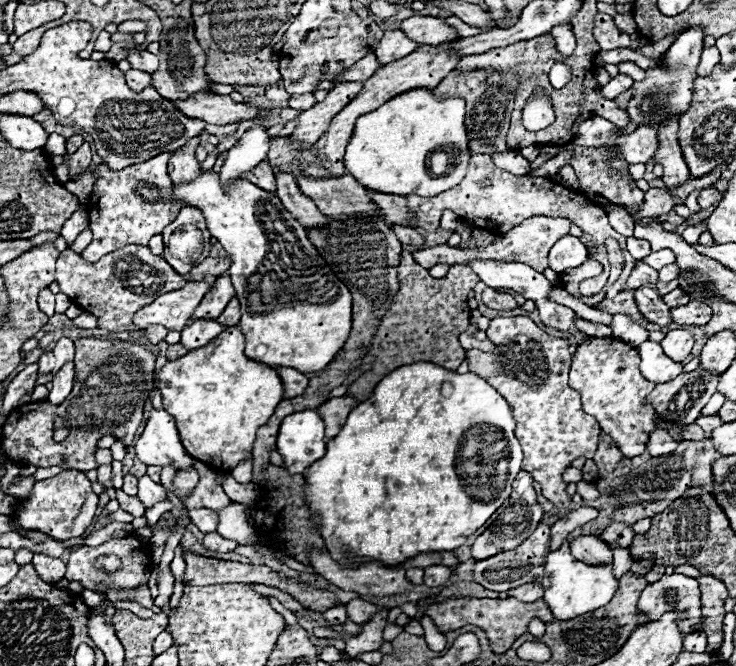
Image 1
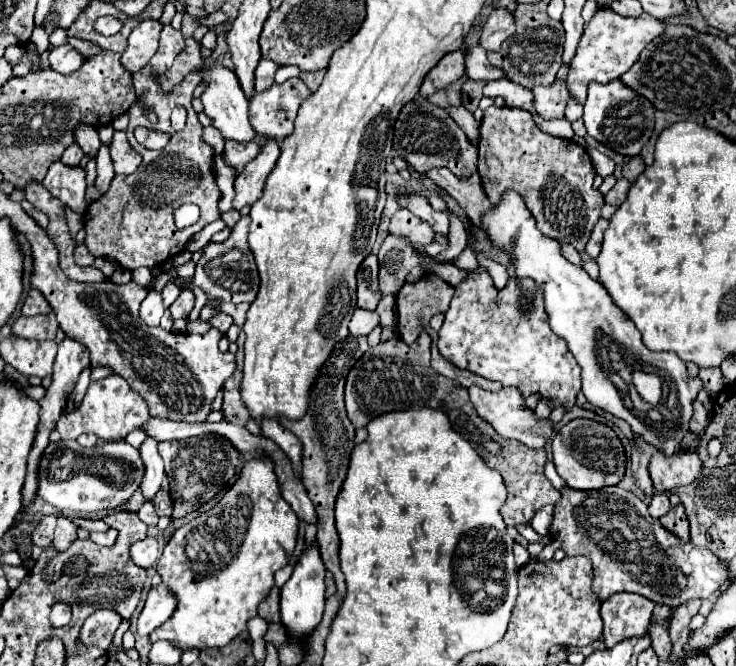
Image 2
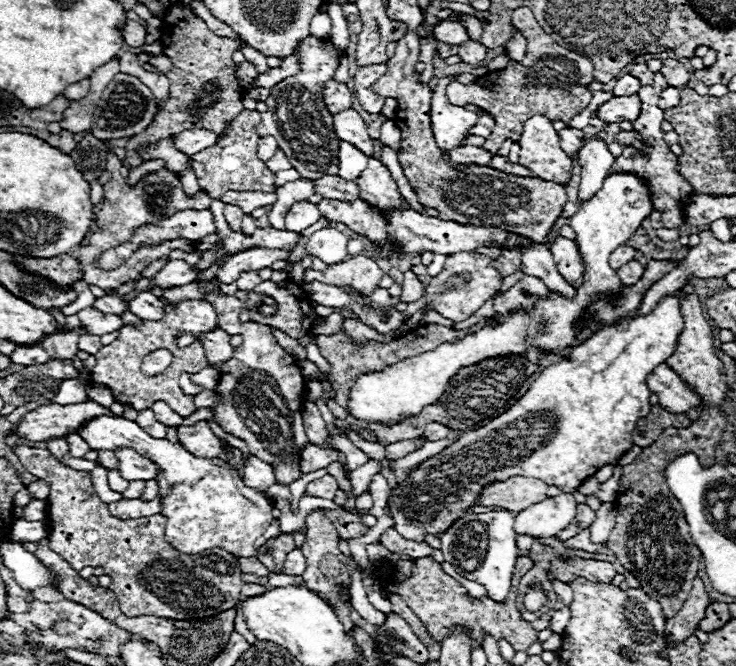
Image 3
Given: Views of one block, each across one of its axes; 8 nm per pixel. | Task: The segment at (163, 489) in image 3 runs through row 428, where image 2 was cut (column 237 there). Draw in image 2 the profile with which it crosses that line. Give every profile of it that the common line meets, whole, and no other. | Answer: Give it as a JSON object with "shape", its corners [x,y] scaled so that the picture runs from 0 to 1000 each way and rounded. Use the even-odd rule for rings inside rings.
{"shape":[[[299,96],[280,99],[269,105],[274,120],[283,123],[280,135],[274,141],[274,156],[277,156],[277,171],[288,180],[288,189],[299,195],[304,210],[318,210],[318,213],[342,213],[348,207],[348,198],[342,195],[337,183],[337,144],[332,141],[321,111],[310,102],[302,102]]]}

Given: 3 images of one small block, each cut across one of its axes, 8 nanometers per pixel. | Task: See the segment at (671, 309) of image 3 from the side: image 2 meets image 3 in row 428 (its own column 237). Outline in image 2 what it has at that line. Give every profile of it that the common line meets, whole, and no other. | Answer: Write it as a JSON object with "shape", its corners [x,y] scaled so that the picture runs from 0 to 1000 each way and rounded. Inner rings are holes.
{"shape":[[[361,682],[337,688],[329,697],[321,724],[302,745],[302,751],[296,751],[291,763],[274,769],[272,775],[242,793],[234,811],[223,820],[212,856],[220,865],[220,874],[234,880],[234,886],[239,889],[242,913],[226,937],[204,952],[204,961],[228,961],[247,976],[296,973],[315,964],[321,952],[334,946],[334,934],[348,925],[353,901],[359,901],[364,895],[364,886],[370,886],[372,859],[391,847],[402,820],[402,805],[405,775],[383,748],[372,694]]]}

